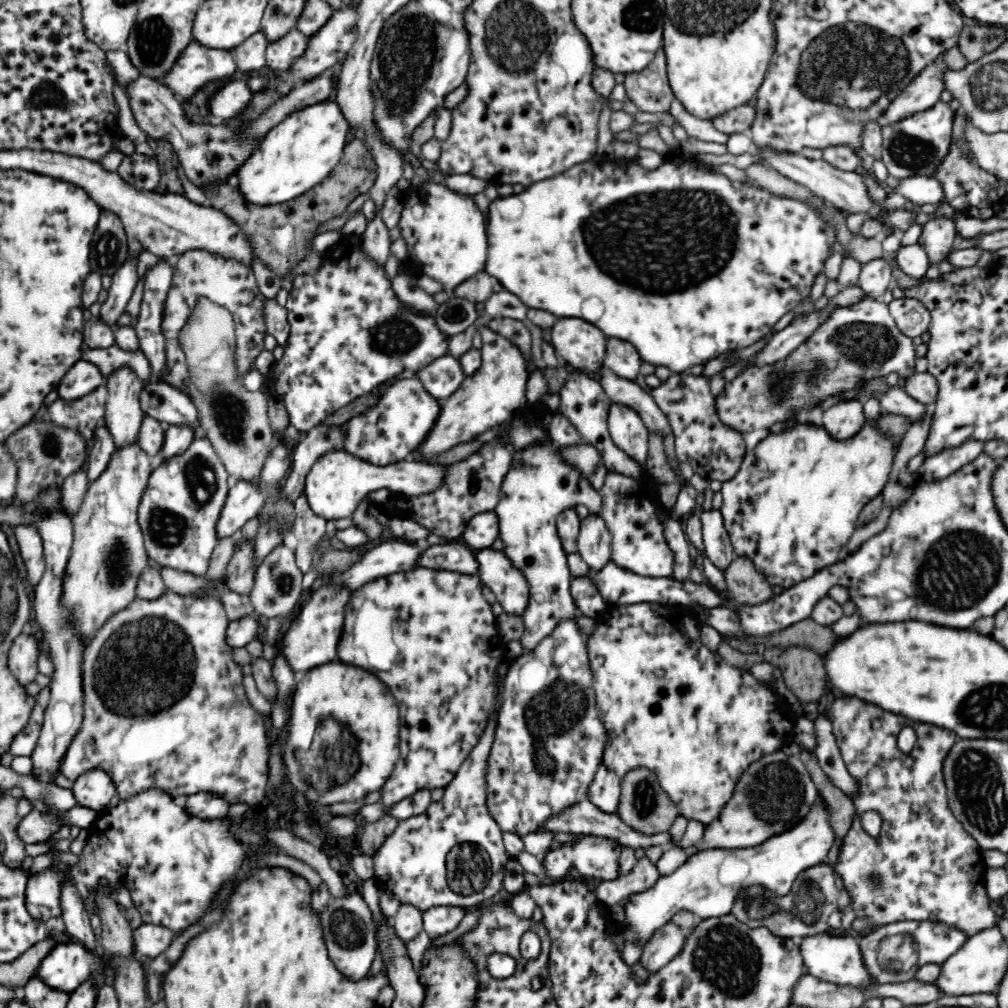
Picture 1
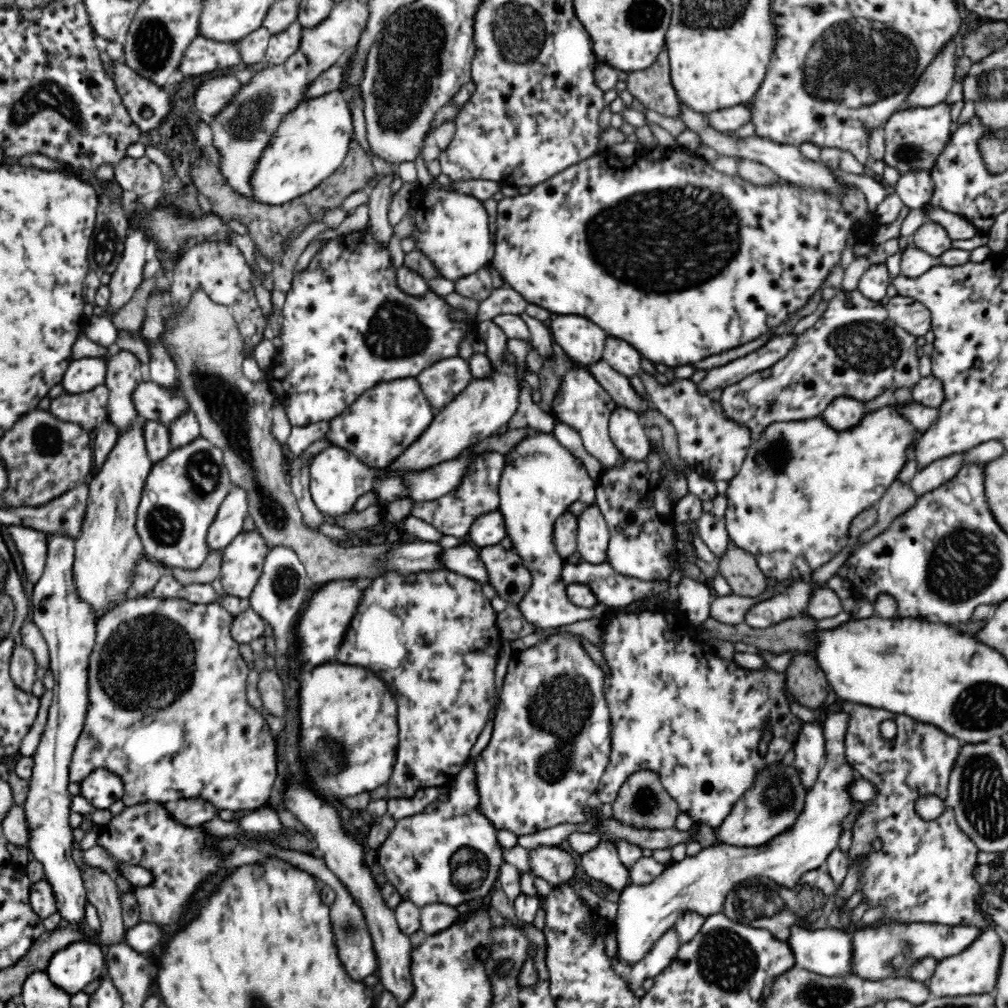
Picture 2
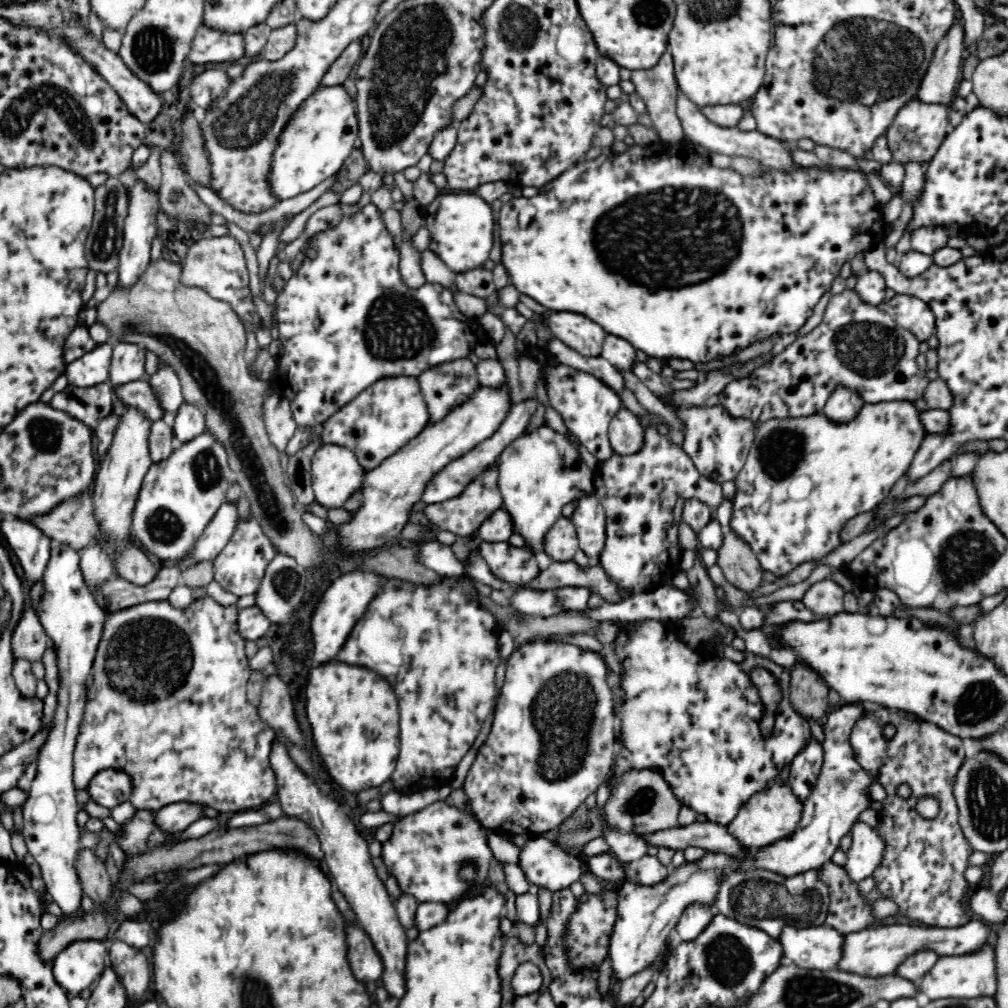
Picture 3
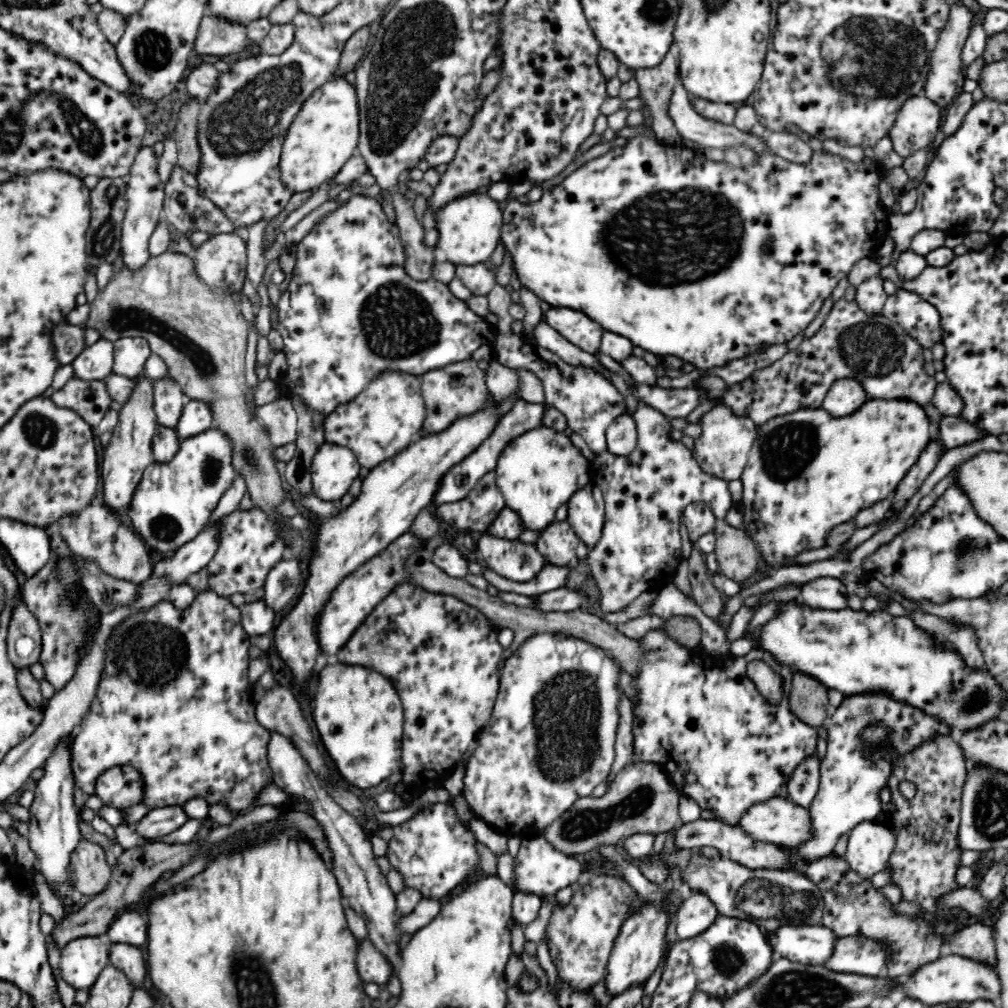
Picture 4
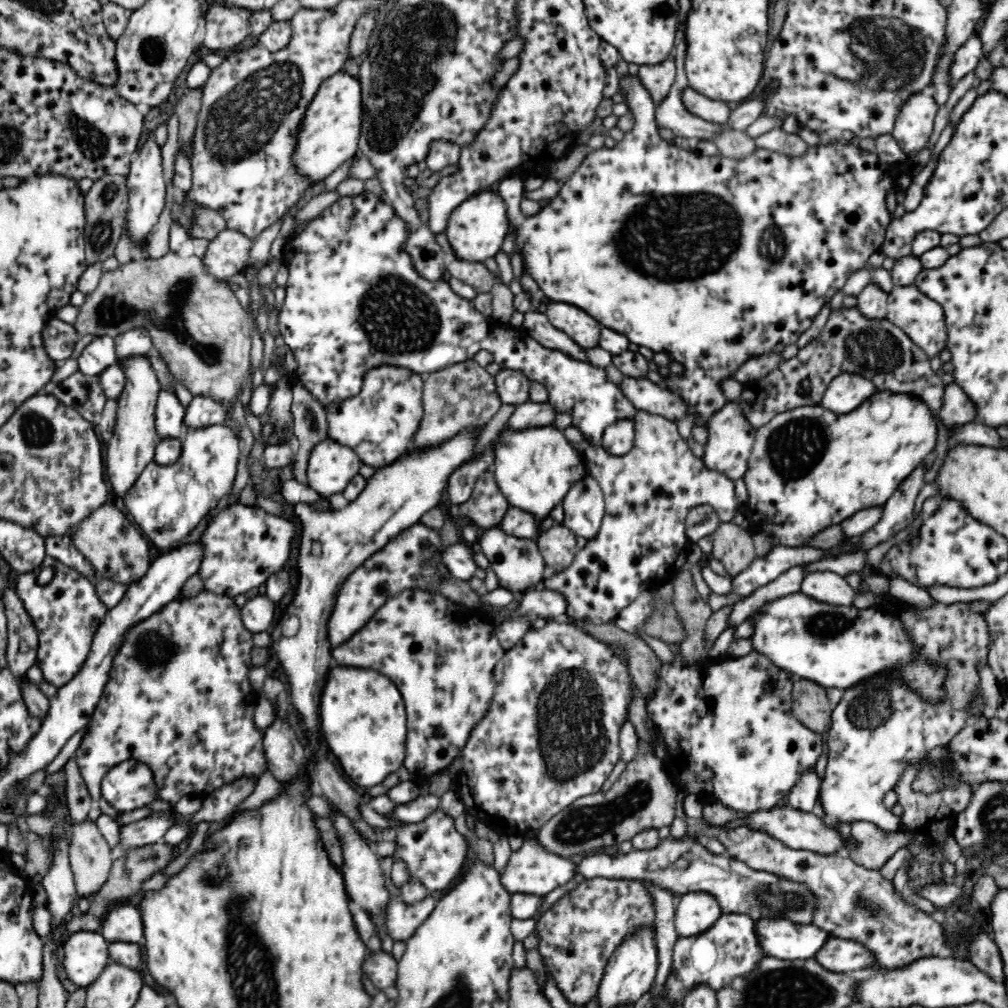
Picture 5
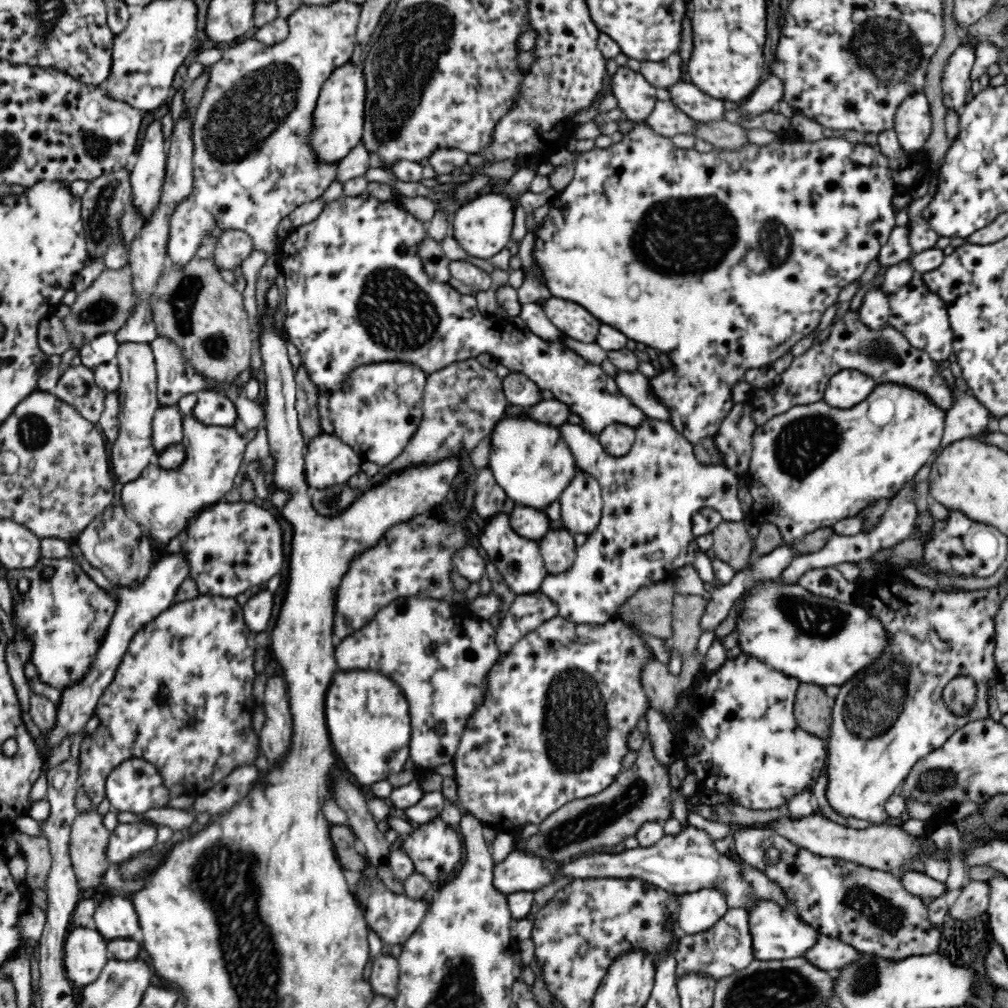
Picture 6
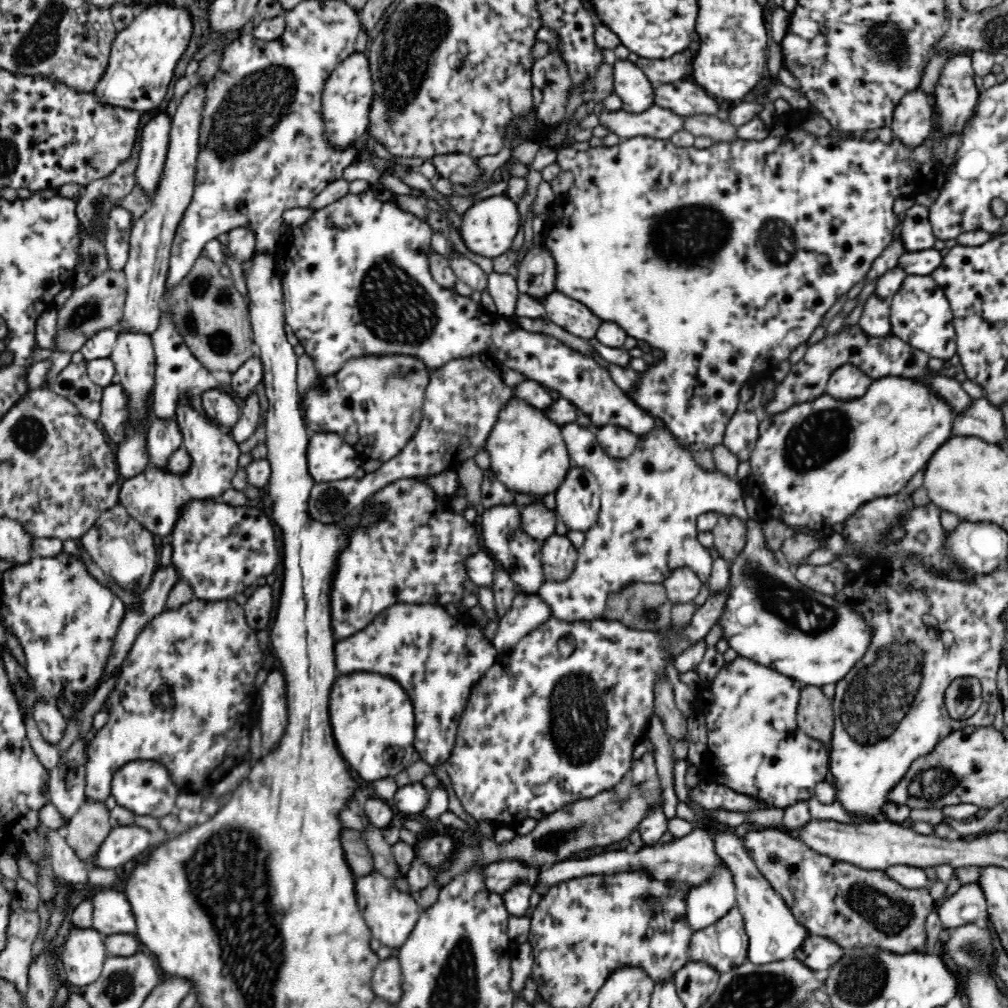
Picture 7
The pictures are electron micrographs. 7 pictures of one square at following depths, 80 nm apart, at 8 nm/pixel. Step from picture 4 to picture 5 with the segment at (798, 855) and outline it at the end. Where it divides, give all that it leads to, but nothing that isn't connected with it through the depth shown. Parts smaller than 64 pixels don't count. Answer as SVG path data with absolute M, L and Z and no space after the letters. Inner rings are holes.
M977 600L971 605L959 602L950 605L942 605L936 602L935 605L927 609L920 609L920 616L901 606L894 608L892 615L901 620L907 628L911 640L919 646L921 654L927 660L943 662L947 666L949 675L946 677L946 698L939 705L926 703L924 699L918 697L912 690L906 690L896 675L878 675L872 677L860 686L854 686L850 690L844 691L840 702L833 707L829 728L825 733L825 746L828 753L825 773L821 778L820 790L818 792L818 804L816 813L822 817L824 825L828 829L836 829L843 824L866 821L884 830L896 831L900 827L900 817L890 813L890 809L884 805L884 794L894 788L898 782L900 774L910 762L920 760L926 756L932 748L944 746L958 734L959 730L965 727L969 716L964 711L964 706L972 694L977 693L980 686L978 676L978 666L980 662L987 664L988 656L988 627L982 614L988 610L988 601Z

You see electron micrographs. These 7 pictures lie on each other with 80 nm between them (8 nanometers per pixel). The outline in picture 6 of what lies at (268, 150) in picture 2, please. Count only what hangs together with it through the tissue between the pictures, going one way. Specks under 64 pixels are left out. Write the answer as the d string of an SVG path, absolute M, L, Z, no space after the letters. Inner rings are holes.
M346 64L328 77L318 96L314 112L312 112L312 130L308 145L312 155L320 163L338 164L348 153L361 142L366 98L366 79L363 71L352 64Z

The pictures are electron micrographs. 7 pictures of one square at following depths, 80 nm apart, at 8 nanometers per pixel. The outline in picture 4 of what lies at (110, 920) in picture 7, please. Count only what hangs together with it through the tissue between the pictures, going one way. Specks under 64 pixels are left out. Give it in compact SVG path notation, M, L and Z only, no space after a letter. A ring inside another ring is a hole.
M124 909L112 922L105 940L109 943L126 943L145 949L149 925L142 914L142 910Z

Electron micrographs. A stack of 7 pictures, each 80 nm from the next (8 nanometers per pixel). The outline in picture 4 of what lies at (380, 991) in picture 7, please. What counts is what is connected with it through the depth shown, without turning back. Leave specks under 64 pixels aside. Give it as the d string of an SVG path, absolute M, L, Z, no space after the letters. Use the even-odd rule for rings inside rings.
M356 938L356 943L356 969L360 978L365 982L386 984L393 970L388 960L377 951L369 938Z

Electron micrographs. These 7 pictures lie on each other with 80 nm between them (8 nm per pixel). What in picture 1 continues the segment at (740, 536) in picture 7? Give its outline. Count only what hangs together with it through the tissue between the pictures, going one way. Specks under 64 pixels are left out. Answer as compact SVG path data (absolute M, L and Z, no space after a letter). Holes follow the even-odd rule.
M735 558L724 575L730 599L737 604L759 605L775 596L769 582L754 569L750 559Z

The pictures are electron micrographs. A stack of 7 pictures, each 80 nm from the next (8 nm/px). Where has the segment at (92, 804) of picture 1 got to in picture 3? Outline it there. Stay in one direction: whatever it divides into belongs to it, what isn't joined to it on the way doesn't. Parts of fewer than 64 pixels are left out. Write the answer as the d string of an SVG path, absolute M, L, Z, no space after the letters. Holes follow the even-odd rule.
M114 769L100 770L85 790L90 800L111 809L130 798L130 775Z

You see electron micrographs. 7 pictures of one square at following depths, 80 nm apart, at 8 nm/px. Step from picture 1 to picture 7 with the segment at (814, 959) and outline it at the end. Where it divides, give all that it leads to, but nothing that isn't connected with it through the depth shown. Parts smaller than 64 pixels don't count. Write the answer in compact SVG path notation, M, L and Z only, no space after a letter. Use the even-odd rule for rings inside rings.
M704 821L703 825L710 831L716 852L721 856L726 868L731 871L735 882L737 907L742 910L746 933L749 937L748 961L755 964L767 964L795 957L796 950L802 948L802 943L806 941L806 938L810 938L811 934L808 933L808 929L799 924L792 909L785 904L768 880L760 874L756 863L748 857L744 849L742 837L736 836L732 827L714 821Z

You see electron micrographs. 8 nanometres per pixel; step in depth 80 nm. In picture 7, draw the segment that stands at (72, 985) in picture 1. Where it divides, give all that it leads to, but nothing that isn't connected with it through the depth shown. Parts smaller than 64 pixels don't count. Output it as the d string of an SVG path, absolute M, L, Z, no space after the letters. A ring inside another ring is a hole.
M72 929L61 951L60 966L66 982L84 988L98 980L107 960L105 937L95 929Z

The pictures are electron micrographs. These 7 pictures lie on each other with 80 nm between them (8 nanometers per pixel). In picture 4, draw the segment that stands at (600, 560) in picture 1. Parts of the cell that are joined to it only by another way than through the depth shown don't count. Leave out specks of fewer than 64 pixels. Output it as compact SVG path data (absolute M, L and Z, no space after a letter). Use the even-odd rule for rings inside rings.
M593 482L577 490L567 502L567 521L572 525L579 540L588 547L596 548L602 540L605 525L605 502L602 491Z

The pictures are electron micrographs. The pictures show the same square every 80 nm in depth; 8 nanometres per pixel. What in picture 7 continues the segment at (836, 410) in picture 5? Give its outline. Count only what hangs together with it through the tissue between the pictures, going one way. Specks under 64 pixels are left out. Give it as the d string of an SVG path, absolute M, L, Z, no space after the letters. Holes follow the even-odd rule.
M843 364L831 374L825 393L838 401L850 402L862 398L872 381L865 371L852 364Z

